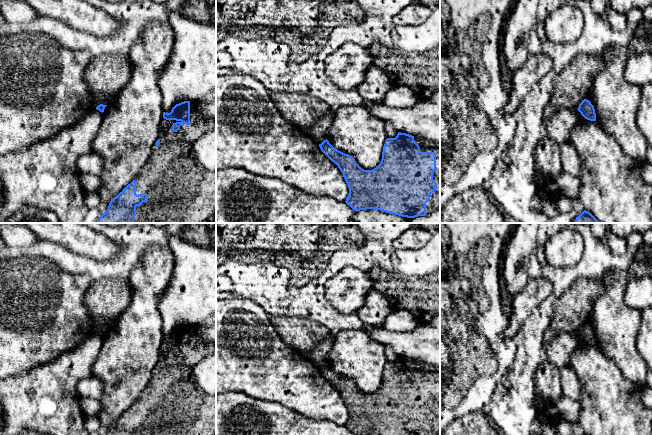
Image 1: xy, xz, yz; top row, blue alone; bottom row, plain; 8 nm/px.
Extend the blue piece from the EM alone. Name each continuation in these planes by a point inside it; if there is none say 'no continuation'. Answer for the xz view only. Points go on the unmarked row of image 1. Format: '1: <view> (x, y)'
1: xz (433, 428)

